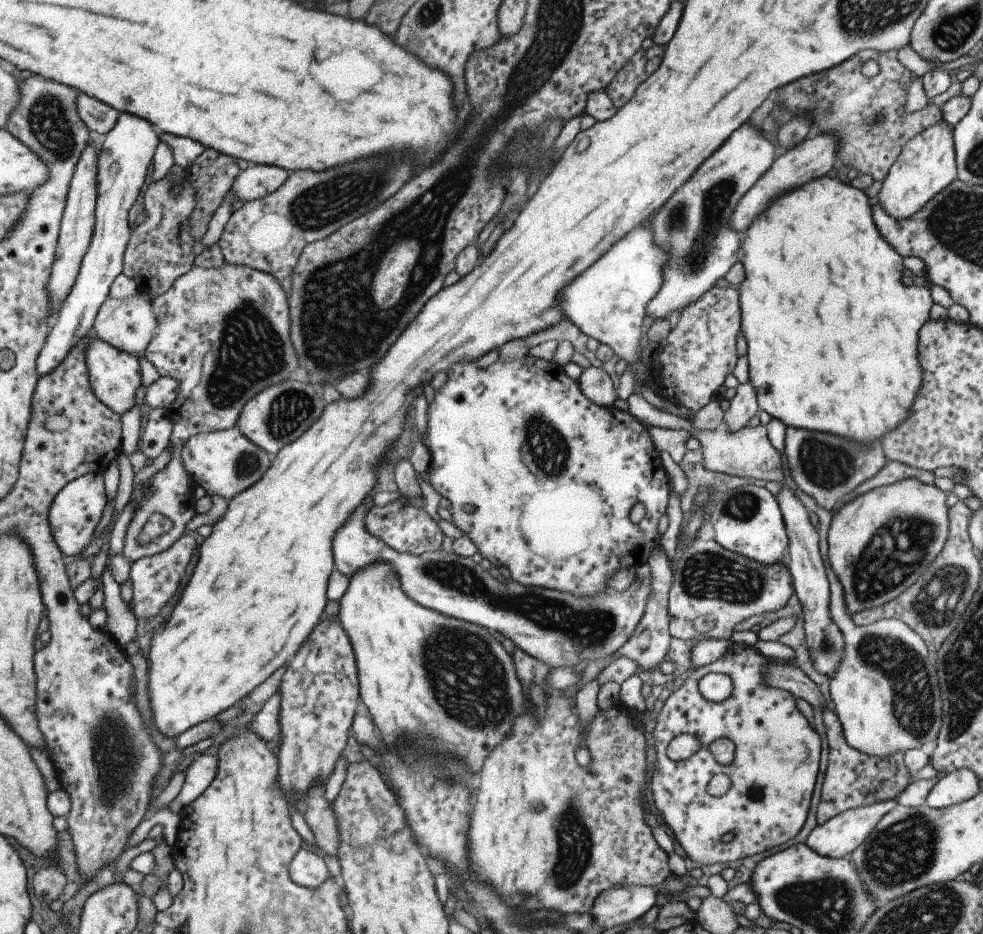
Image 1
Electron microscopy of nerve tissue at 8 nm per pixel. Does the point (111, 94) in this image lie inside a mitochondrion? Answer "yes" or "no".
no

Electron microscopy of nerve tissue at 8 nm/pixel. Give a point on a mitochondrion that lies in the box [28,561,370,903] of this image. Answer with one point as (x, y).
(117, 755)

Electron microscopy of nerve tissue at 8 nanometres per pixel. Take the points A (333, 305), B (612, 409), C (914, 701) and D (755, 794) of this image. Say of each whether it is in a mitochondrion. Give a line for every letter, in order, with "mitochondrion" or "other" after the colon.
A: mitochondrion
B: other
C: mitochondrion
D: other

